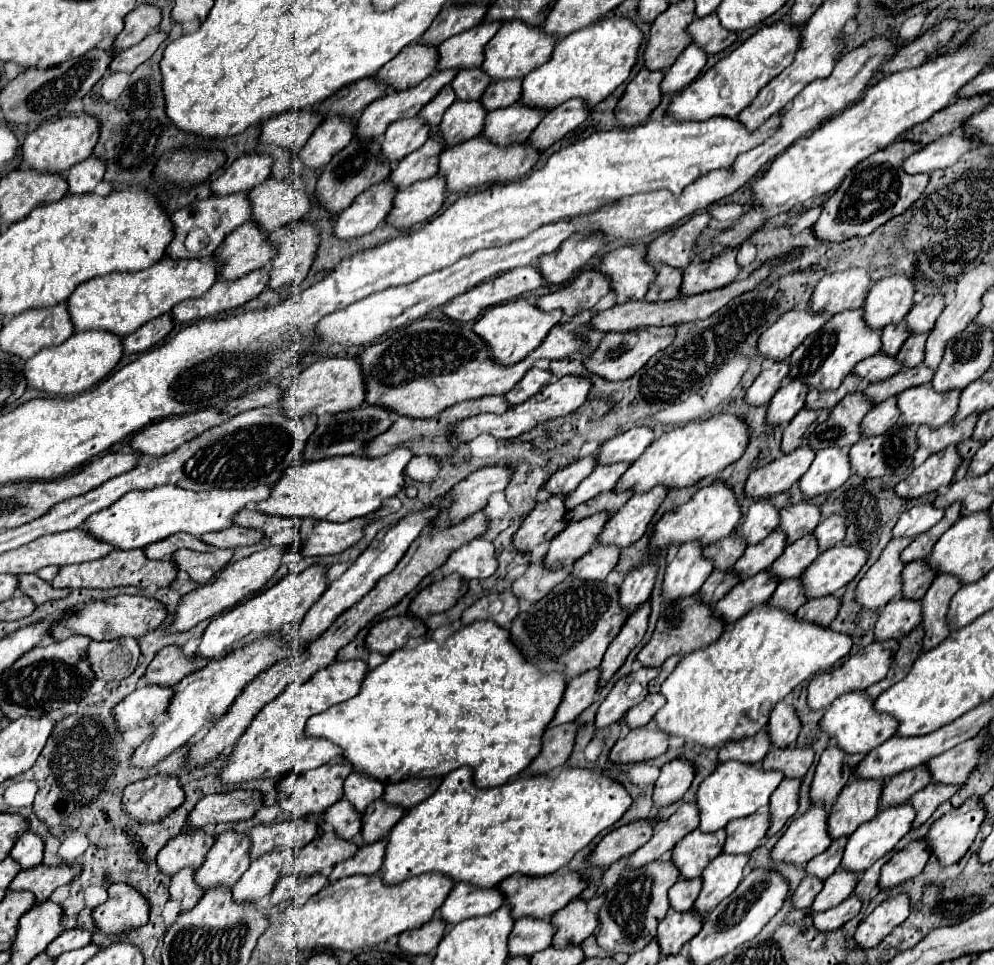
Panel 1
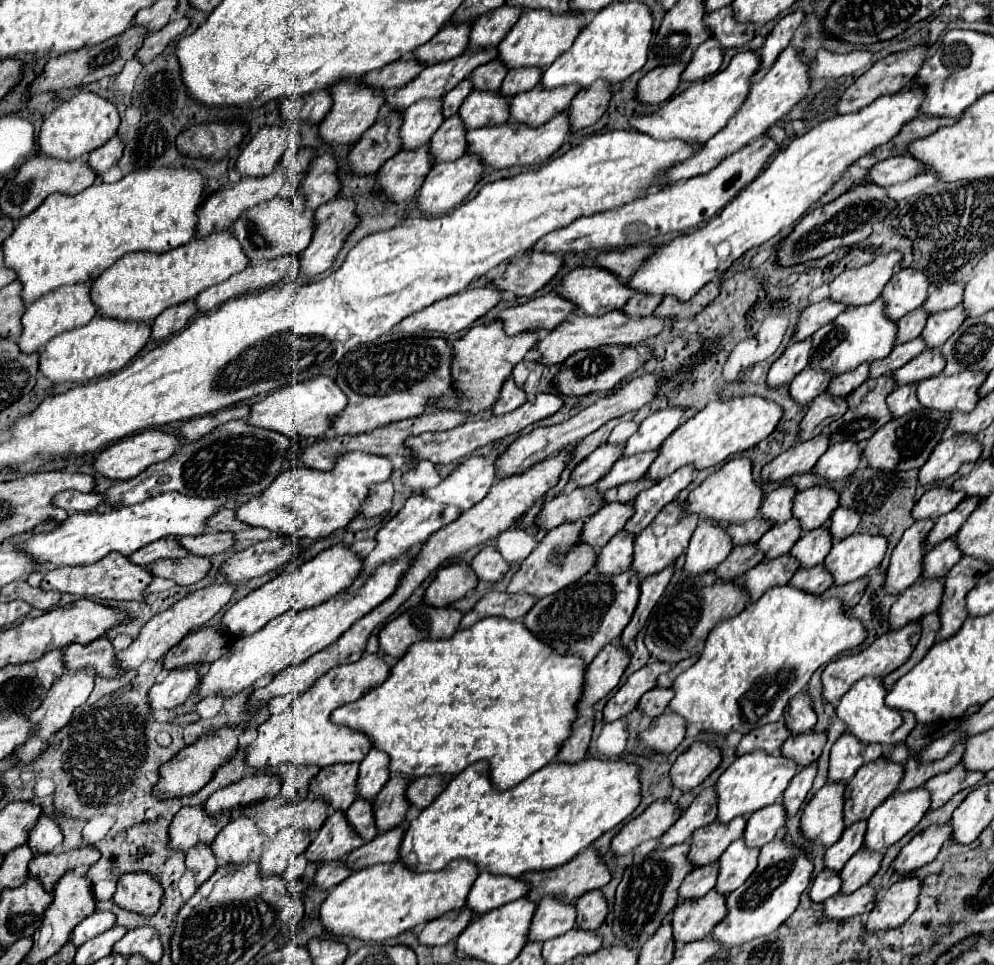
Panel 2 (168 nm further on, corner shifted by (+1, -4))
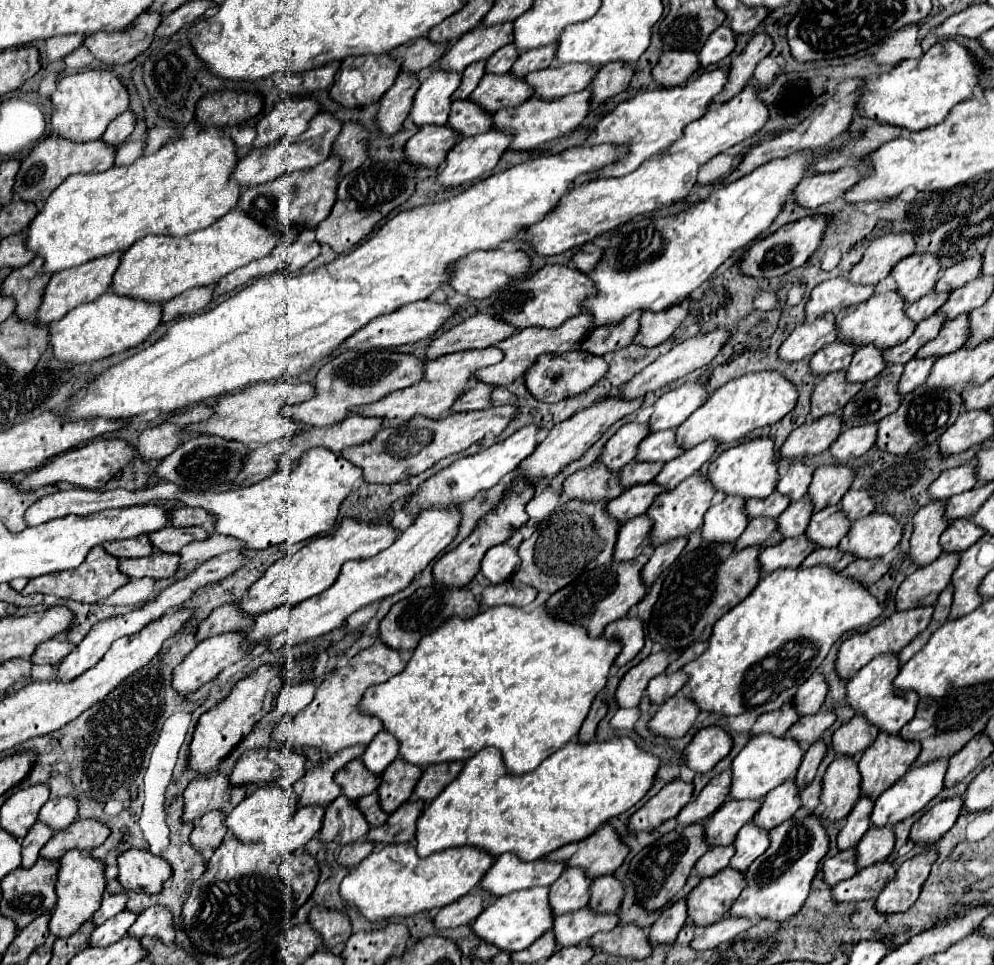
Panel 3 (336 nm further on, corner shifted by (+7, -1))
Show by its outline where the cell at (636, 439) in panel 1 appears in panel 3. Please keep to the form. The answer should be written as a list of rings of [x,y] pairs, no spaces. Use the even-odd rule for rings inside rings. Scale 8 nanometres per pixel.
[[[684,383],[682,387],[668,391],[662,395],[656,405],[654,413],[650,417],[650,429],[676,429],[682,425],[706,399],[708,399],[708,387],[700,383]]]

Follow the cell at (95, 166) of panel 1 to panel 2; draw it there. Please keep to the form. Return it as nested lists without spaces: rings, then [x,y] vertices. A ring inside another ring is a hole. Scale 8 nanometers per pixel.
[[[110,138],[106,142],[106,146],[96,148],[90,156],[88,156],[88,166],[92,170],[96,170],[96,176],[100,178],[106,170],[110,170],[112,166],[116,166],[120,160],[120,138]]]

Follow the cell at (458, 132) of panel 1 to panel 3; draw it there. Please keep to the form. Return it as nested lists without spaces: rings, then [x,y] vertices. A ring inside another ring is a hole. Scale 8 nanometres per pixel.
[[[488,73],[482,77],[482,83],[476,87],[470,99],[474,103],[478,101],[488,113],[496,113],[504,107],[516,107],[532,95],[534,89],[526,83],[526,79],[520,79],[512,73]]]

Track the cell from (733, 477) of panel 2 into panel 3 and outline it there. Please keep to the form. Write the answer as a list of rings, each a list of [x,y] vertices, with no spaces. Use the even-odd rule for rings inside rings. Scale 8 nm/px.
[[[756,437],[726,449],[716,461],[710,463],[708,479],[718,491],[726,491],[726,495],[742,495],[744,499],[768,497],[776,489],[776,483],[780,479],[776,457],[774,457],[774,439]]]

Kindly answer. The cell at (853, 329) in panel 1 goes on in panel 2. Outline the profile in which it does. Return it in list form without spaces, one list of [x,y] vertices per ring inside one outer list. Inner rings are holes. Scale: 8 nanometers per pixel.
[[[876,298],[866,306],[850,306],[846,308],[834,322],[822,326],[818,332],[812,334],[812,356],[810,368],[818,368],[840,376],[844,372],[856,370],[864,362],[874,362],[878,358],[886,358],[894,348],[896,324],[884,318],[884,302]]]

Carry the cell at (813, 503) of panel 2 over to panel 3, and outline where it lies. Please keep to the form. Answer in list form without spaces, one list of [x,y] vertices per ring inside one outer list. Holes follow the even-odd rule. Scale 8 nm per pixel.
[[[838,463],[820,465],[814,471],[814,479],[808,491],[814,499],[814,511],[838,505],[844,493],[850,489],[852,481],[854,481],[854,469],[850,465],[838,465]]]

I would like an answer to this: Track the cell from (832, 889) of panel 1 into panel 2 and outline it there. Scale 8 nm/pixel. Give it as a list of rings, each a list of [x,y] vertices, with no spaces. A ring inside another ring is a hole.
[[[860,848],[840,872],[840,878],[842,878],[840,894],[852,894],[860,886],[864,886],[878,872],[880,860],[882,860],[882,854],[866,854]]]

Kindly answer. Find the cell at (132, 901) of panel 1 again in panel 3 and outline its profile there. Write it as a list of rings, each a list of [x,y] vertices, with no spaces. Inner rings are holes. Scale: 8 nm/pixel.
[[[128,849],[118,857],[120,883],[124,889],[158,893],[162,883],[172,877],[172,867],[146,849]]]

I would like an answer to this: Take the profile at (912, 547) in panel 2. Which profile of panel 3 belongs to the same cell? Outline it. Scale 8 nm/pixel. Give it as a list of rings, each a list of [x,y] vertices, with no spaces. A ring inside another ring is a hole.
[[[930,501],[914,515],[914,533],[910,539],[910,557],[918,567],[936,561],[942,555],[940,535],[948,529],[944,517],[946,501]]]

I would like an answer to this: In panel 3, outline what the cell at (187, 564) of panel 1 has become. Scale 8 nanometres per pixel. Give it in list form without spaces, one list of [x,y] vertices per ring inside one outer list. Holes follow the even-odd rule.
[[[152,553],[148,557],[140,559],[124,559],[120,561],[120,571],[128,577],[152,577],[152,579],[164,579],[172,577],[178,569],[178,555],[170,553]]]

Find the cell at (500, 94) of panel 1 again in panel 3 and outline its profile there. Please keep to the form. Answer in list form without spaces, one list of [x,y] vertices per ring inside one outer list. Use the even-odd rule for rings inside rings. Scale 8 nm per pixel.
[[[550,43],[548,47],[538,47],[534,51],[520,53],[518,61],[512,67],[512,73],[516,73],[518,77],[526,77],[530,71],[538,71],[544,69],[546,65],[552,65],[556,57],[556,47],[558,47],[556,43]]]

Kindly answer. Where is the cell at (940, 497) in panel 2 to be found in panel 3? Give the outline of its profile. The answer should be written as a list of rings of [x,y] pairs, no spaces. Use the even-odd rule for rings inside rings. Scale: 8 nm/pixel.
[[[966,463],[966,465],[960,465],[960,467],[954,467],[954,469],[948,469],[944,471],[932,485],[930,485],[930,495],[934,499],[950,499],[952,495],[958,495],[958,493],[964,493],[972,487],[978,485],[978,479],[976,479],[976,467],[974,463]]]

